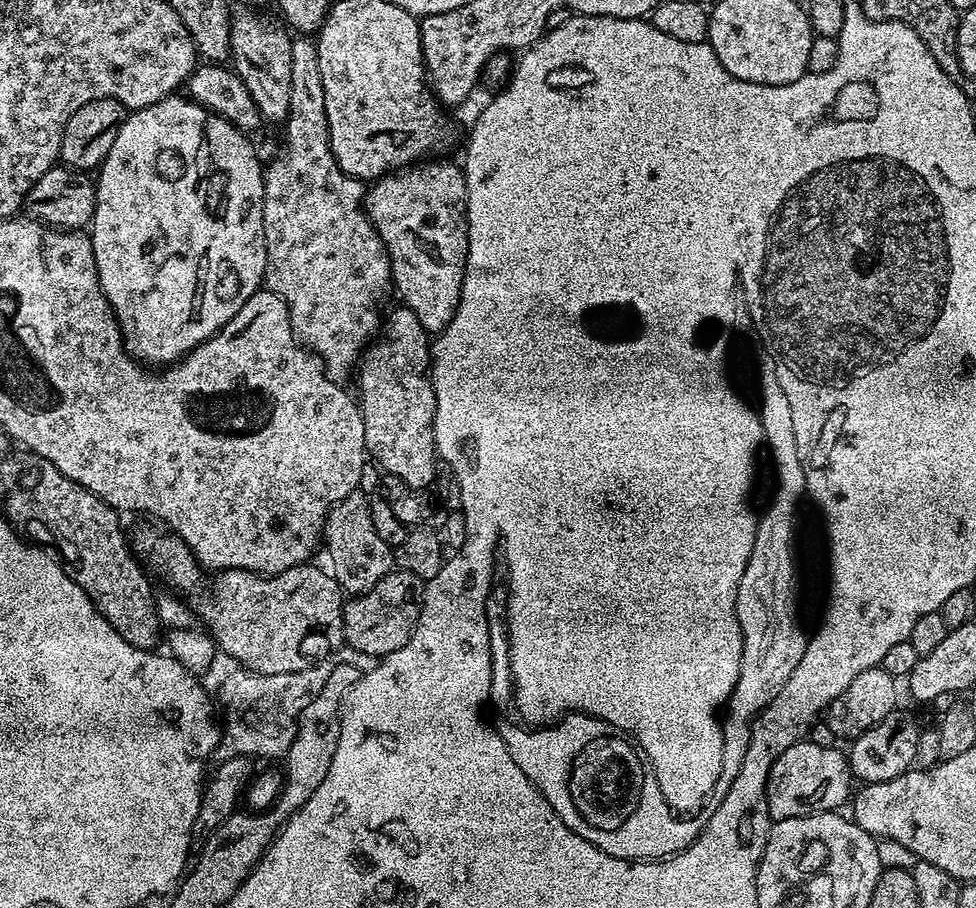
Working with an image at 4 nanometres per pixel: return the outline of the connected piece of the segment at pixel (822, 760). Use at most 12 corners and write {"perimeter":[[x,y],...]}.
{"perimeter":[[799,740],[768,771],[773,821],[849,803],[847,755]]}

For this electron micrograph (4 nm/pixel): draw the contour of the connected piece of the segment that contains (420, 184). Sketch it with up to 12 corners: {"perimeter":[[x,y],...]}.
{"perimeter":[[457,165],[379,177],[366,211],[392,282],[429,334],[468,261]]}

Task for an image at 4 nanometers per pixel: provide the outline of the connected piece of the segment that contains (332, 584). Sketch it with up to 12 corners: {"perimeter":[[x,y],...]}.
{"perimeter":[[305,562],[226,568],[194,604],[248,672],[303,672],[304,639],[345,643],[346,596]]}

